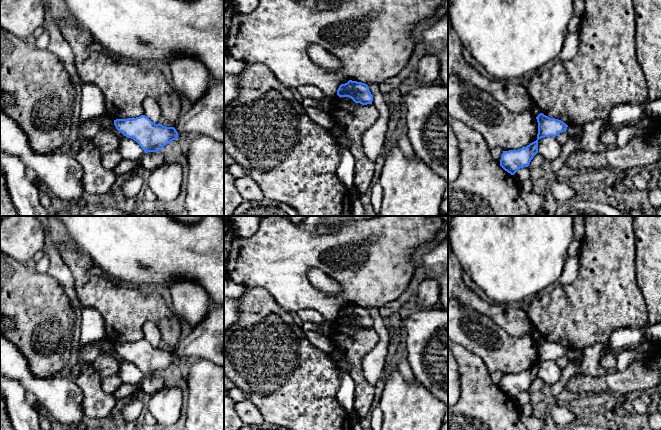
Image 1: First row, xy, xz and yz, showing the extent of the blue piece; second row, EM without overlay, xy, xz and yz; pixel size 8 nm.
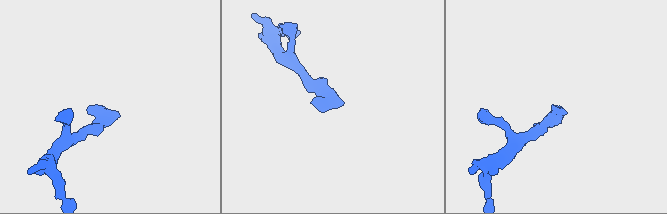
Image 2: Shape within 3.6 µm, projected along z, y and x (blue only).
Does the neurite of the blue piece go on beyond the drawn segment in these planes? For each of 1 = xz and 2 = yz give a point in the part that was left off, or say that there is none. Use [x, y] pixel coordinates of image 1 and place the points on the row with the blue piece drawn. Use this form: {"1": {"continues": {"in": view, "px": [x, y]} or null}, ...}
{"1": {"continues": null}, "2": {"continues": null}}

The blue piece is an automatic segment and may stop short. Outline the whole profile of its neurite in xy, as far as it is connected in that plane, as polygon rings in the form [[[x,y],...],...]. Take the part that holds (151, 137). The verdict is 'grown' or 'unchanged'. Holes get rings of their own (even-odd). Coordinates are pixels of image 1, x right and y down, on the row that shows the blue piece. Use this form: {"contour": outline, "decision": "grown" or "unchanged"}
{"contour": [[[210,79],[206,94],[173,127],[155,124],[145,115],[116,119],[114,125],[124,136],[136,141],[145,153],[161,151],[180,133],[206,135],[224,143],[224,82]]], "decision": "grown"}

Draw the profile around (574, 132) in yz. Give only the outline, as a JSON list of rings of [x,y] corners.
[[[568,126],[566,132],[570,139],[578,140],[581,137],[582,130],[583,126]]]

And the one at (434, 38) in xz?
[[[448,12],[434,24],[420,26],[418,41],[423,44],[426,55],[439,60],[439,79],[448,86]]]

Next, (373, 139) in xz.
[[[368,83],[369,90],[373,95],[372,104],[378,110],[378,118],[374,124],[362,135],[362,145],[366,156],[376,163],[385,150],[385,139],[389,130],[389,119],[391,112],[385,101],[384,95],[380,91],[379,84]]]

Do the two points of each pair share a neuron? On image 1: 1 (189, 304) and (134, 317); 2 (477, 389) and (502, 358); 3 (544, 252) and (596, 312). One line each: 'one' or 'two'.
1: two
2: two
3: two

